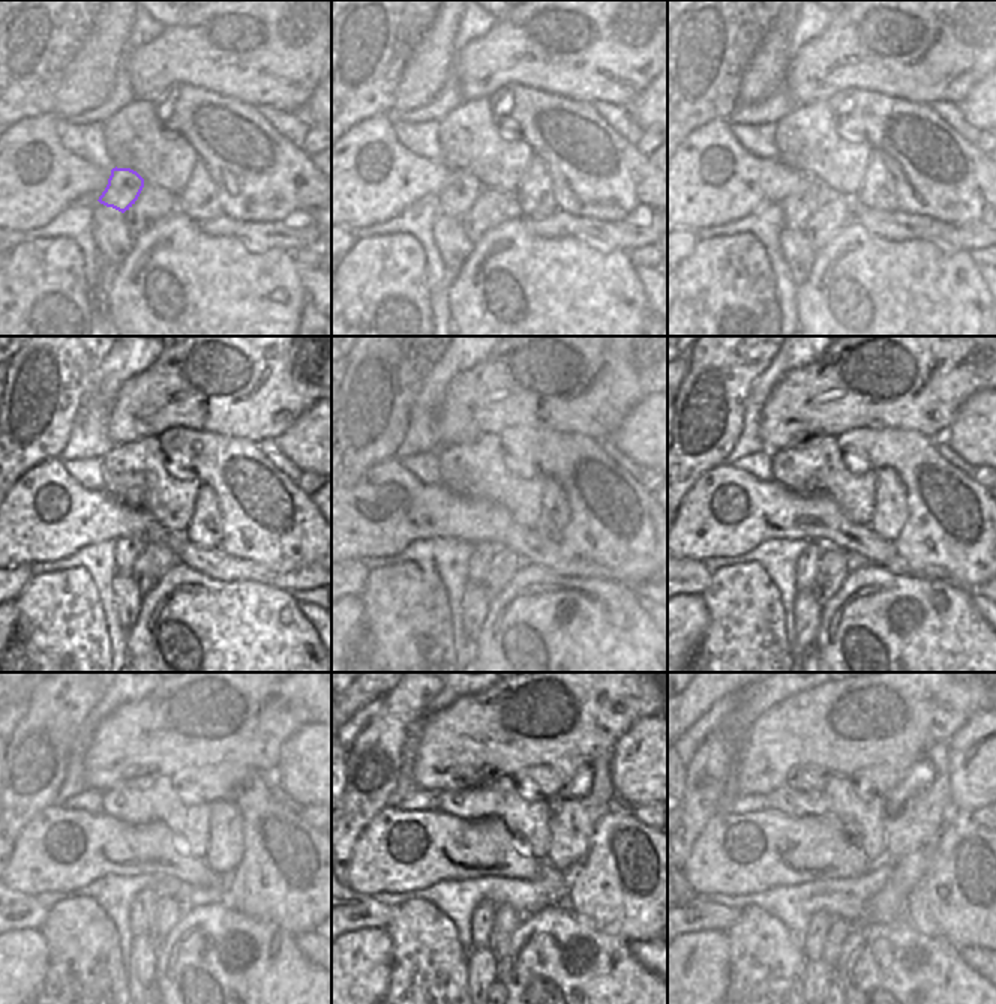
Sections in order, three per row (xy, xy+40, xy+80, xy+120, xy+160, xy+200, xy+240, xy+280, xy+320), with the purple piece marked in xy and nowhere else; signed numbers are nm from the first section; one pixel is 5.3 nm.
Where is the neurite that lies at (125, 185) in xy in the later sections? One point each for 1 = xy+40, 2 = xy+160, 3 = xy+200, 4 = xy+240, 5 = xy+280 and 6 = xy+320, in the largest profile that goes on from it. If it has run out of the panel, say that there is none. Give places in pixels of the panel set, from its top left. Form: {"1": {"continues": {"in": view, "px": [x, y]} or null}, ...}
{"1": {"continues": {"in": "xy+40", "px": [458, 197]}}, "2": {"continues": {"in": "xy+160", "px": [474, 563]}}, "3": {"continues": {"in": "xy+200", "px": [807, 568]}}, "4": {"continues": {"in": "xy+240", "px": [143, 908]}}, "5": {"continues": {"in": "xy+280", "px": [482, 919]}}, "6": {"continues": {"in": "xy+320", "px": [819, 923]}}}

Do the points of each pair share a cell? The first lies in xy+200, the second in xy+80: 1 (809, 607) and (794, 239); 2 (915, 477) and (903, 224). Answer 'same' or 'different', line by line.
1: same
2: different

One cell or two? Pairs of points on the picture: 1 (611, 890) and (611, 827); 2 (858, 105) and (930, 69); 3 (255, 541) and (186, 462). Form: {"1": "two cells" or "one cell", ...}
{"1": "one cell", "2": "two cells", "3": "one cell"}

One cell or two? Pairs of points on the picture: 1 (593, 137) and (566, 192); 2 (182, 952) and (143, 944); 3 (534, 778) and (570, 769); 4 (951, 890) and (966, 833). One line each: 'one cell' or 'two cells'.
1: one cell
2: two cells
3: one cell
4: one cell

